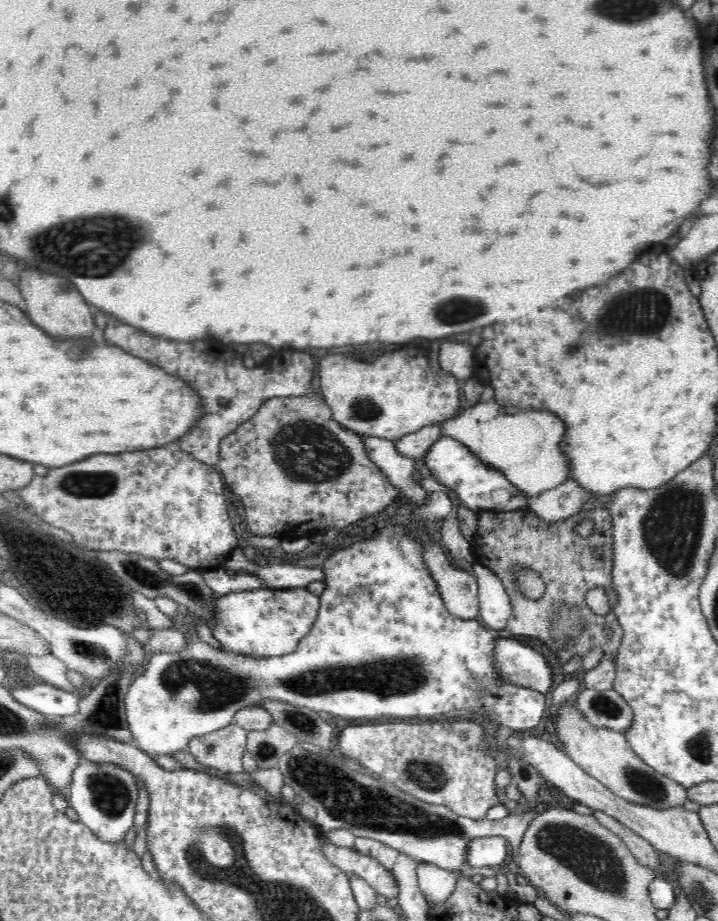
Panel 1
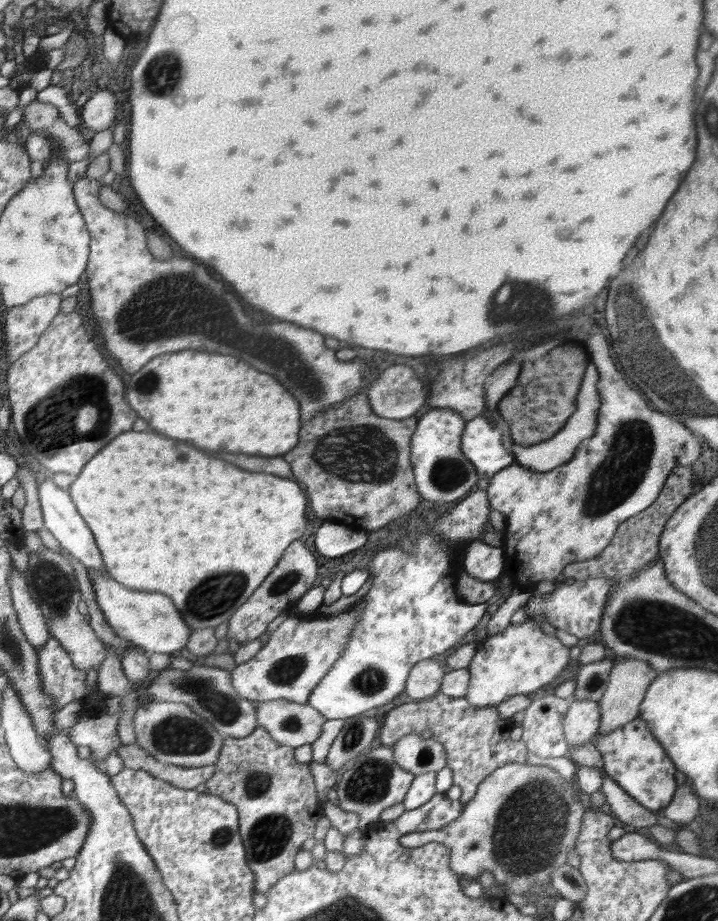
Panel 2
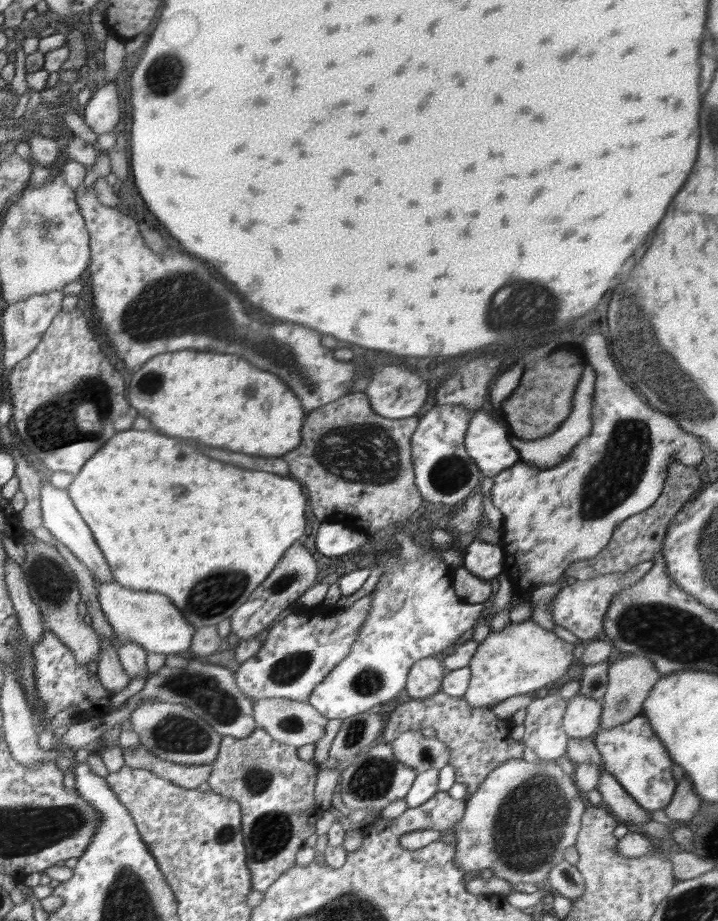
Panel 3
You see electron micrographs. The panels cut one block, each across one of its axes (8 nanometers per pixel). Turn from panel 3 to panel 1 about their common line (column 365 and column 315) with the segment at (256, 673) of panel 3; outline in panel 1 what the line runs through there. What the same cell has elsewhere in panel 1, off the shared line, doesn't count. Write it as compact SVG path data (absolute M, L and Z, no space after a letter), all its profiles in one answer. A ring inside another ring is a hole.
M258 588L238 590L217 598L212 636L223 649L253 657L290 654L314 626L320 610L320 597L304 588Z

